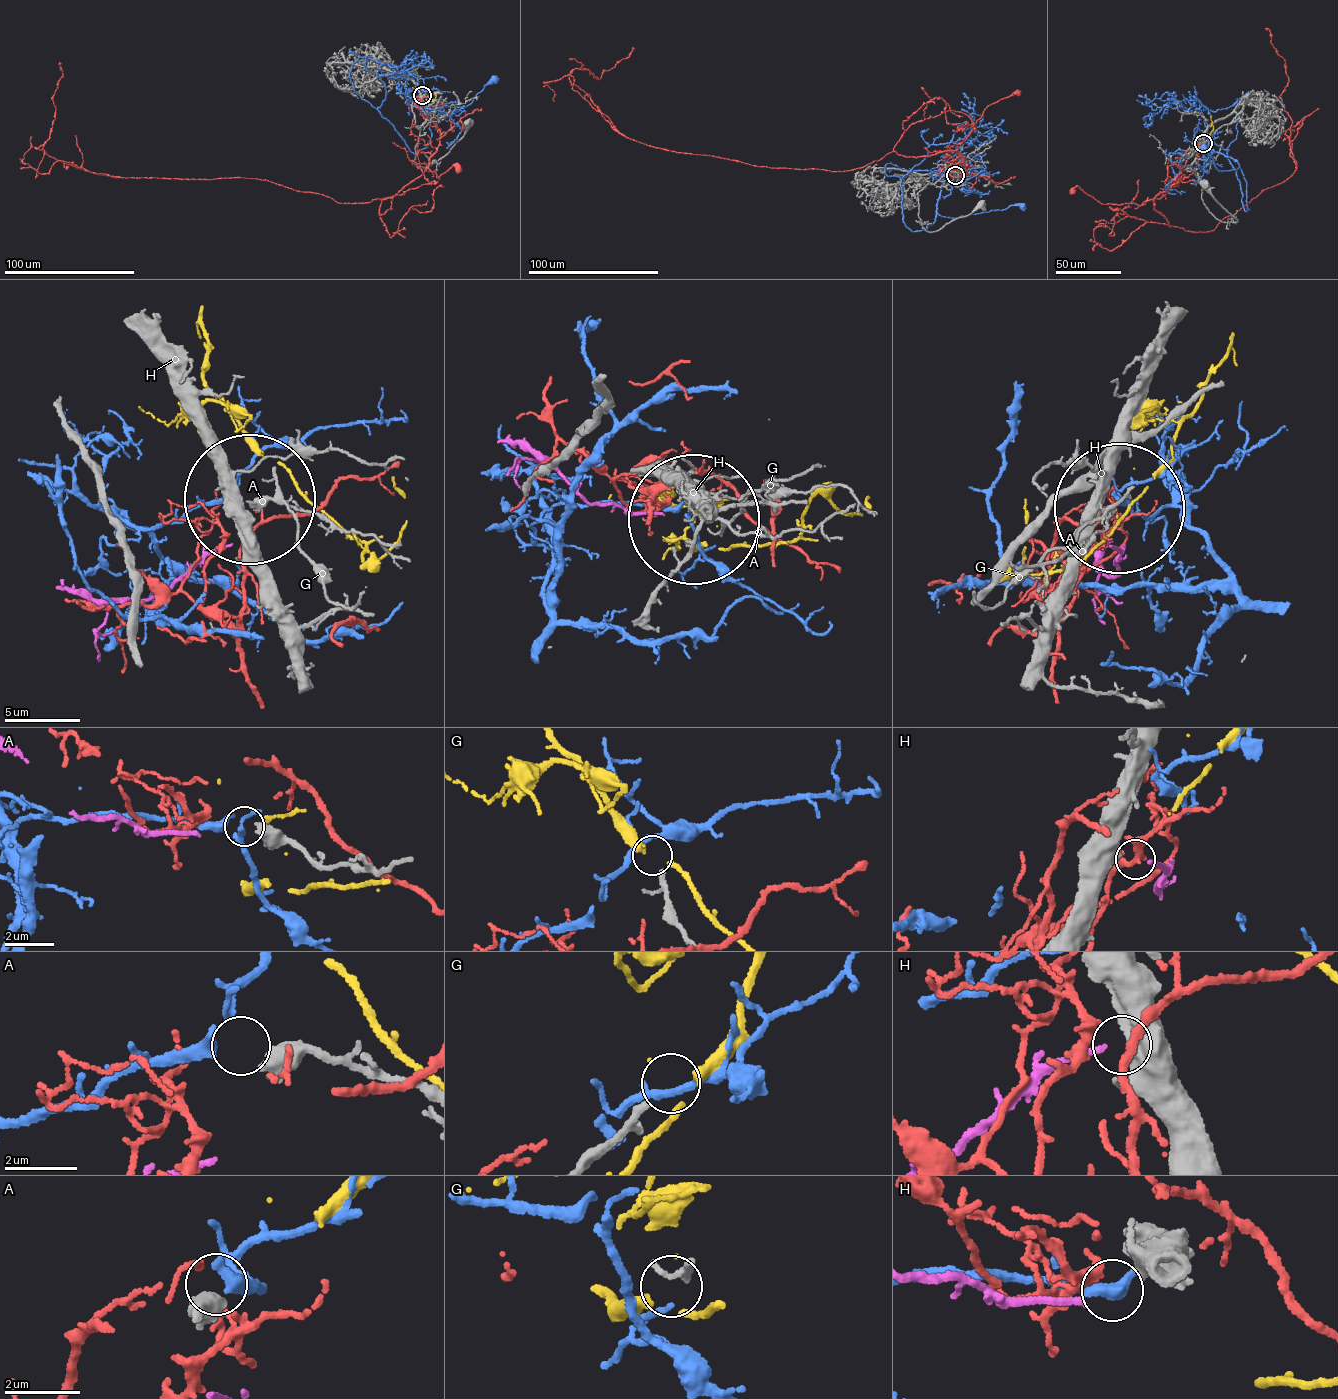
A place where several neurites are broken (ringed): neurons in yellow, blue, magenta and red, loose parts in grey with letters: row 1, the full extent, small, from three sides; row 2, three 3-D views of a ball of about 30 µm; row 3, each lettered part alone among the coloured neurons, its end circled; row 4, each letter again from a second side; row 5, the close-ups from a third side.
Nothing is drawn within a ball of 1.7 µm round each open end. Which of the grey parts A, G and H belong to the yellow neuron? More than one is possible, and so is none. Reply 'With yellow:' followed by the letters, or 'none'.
With yellow: G

